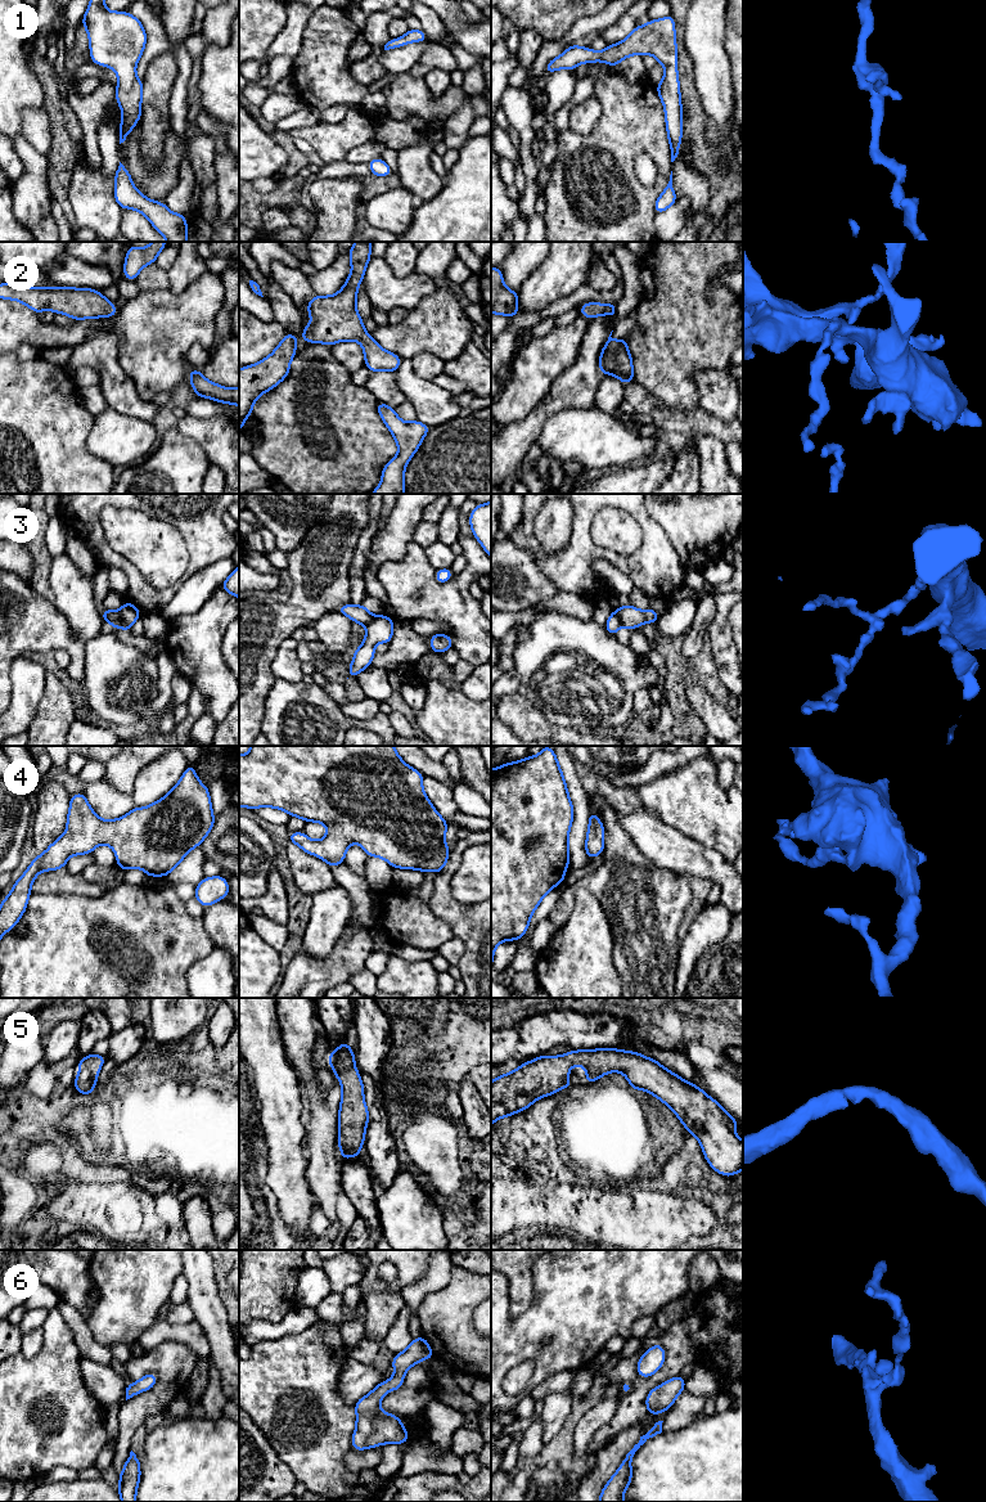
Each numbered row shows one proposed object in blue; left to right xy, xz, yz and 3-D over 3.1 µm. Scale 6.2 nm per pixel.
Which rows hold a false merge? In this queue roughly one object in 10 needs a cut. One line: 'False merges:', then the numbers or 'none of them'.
False merges: 3

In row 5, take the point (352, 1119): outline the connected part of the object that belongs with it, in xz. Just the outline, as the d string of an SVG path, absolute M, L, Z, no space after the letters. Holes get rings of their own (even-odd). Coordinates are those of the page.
M345 1040L328 1057L333 1072L342 1085L342 1099L338 1114L338 1146L343 1161L351 1156L360 1157L369 1123L364 1099L364 1084L355 1066L355 1053Z

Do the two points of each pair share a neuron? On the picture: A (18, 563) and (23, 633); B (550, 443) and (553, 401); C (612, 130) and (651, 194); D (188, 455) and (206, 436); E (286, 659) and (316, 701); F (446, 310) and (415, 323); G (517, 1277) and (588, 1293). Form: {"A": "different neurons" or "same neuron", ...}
{"A": "different neurons", "B": "different neurons", "C": "same neuron", "D": "different neurons", "E": "different neurons", "F": "same neuron", "G": "different neurons"}

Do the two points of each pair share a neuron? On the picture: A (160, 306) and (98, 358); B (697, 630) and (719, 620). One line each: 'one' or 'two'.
A: two
B: two

